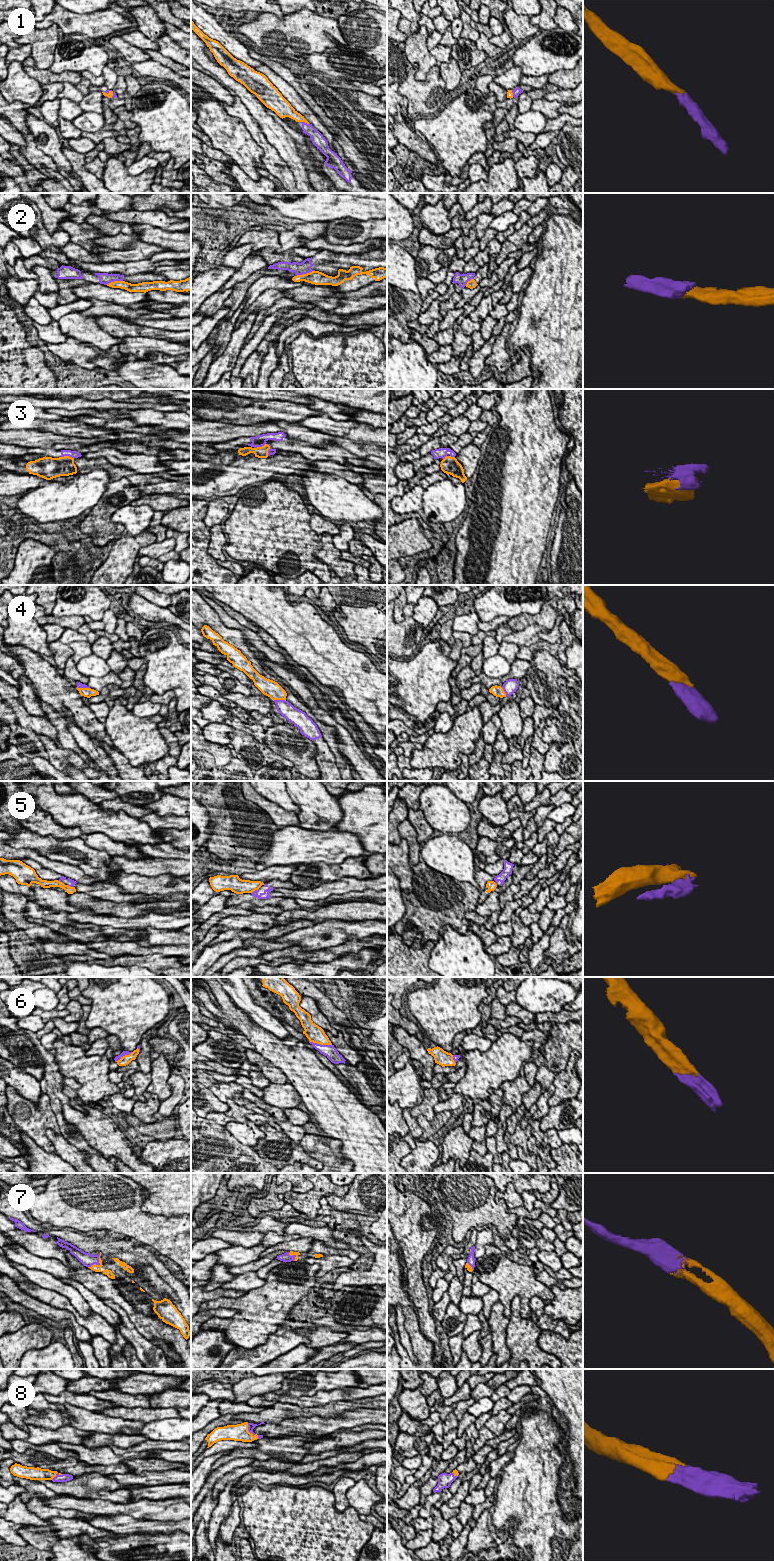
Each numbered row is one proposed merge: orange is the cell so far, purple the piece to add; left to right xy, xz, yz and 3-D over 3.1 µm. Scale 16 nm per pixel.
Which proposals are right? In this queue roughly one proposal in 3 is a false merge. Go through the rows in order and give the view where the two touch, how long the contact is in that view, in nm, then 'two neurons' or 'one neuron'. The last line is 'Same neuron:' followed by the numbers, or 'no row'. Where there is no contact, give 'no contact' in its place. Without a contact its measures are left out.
1: meets orange in xz; contact 160 nm long; one neuron
2: meets orange in xz; contact 320 nm long; two neurons
3: meets orange in xy; contact 220 nm long; two neurons
4: meets orange in xz; contact 200 nm long; one neuron
5: meets orange in xz; contact 150 nm long; two neurons
6: meets orange in xz; contact 380 nm long; one neuron
7: meets orange in xy; contact 320 nm long; one neuron
8: meets orange in xz; contact 240 nm long; one neuron
Same neuron: 1, 4, 6, 7, 8

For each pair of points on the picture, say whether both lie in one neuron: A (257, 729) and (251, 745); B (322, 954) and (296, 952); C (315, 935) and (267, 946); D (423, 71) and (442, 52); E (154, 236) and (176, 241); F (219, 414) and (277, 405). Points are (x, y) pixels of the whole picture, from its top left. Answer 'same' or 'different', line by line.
A: different
B: same
C: different
D: different
E: same
F: same

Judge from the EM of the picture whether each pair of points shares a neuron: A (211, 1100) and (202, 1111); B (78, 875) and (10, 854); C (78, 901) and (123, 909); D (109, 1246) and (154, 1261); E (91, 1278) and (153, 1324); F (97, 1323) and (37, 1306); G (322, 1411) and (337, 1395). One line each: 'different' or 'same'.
A: same
B: same
C: same
D: same
E: same
F: different
G: different

